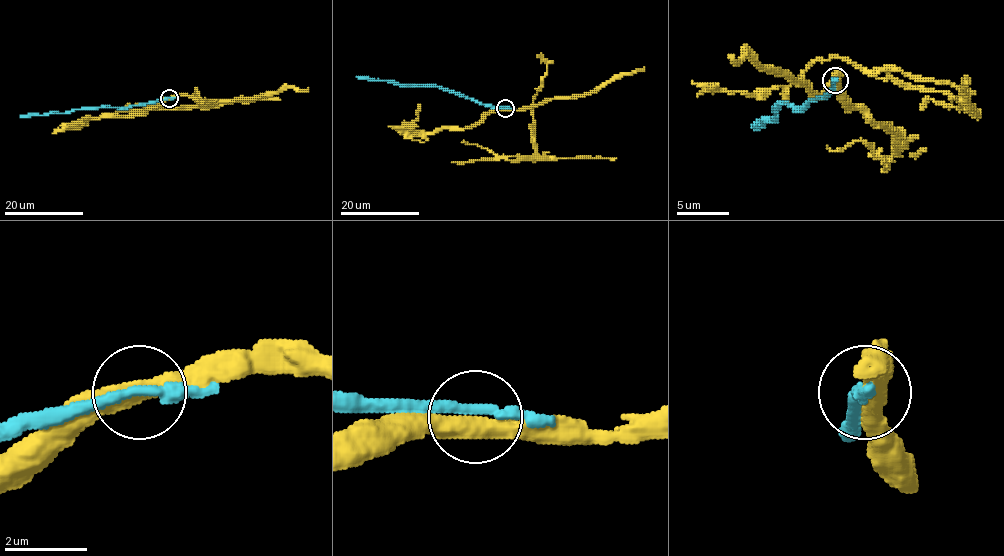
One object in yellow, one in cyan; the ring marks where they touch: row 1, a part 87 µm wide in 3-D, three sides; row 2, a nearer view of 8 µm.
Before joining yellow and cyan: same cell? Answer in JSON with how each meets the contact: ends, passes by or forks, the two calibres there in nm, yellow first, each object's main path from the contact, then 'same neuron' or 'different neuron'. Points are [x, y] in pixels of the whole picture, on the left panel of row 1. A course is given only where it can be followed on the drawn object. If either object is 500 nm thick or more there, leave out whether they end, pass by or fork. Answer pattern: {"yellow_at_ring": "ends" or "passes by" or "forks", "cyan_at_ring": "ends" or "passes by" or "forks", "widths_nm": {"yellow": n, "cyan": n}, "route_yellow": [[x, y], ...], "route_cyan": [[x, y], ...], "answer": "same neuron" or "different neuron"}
{"yellow_at_ring": "passes by", "cyan_at_ring": "passes by", "widths_nm": {"yellow": 440, "cyan": 260}, "route_yellow": [[169, 98], [192, 96], [196, 89], [195, 97], [199, 102], [196, 106], [115, 112]], "route_cyan": [[169, 98], [125, 108], [74, 109], [21, 116]], "answer": "different neuron"}

